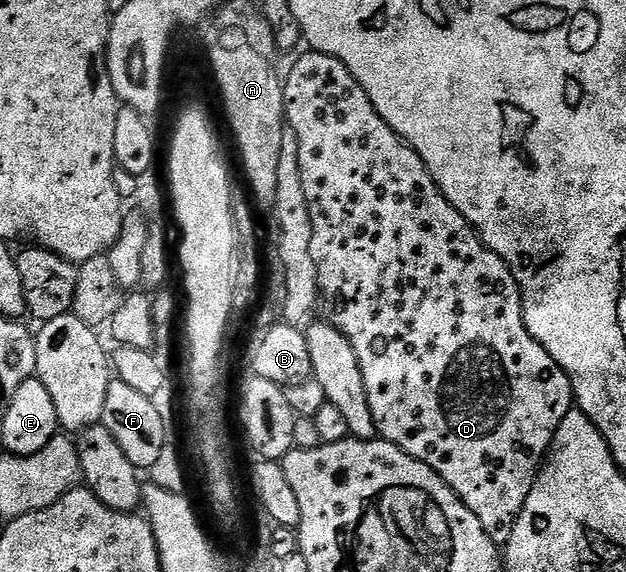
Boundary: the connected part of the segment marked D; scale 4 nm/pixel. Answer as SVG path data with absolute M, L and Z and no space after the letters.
M307 51L307 54L285 73L283 87L283 112L286 124L296 131L297 164L301 175L301 187L305 187L305 199L309 203L309 215L313 223L311 258L316 267L316 279L322 300L331 308L333 324L349 339L365 379L365 391L369 399L369 411L373 411L375 428L384 441L392 441L419 461L425 462L434 473L466 503L469 511L481 519L481 527L493 544L506 546L509 535L517 523L525 499L533 487L535 477L555 438L561 419L573 407L571 381L566 371L551 358L549 351L529 335L523 318L523 293L511 273L511 268L487 245L475 228L466 221L445 199L445 195L431 178L425 163L415 150L392 131L373 107L369 95L357 83L357 79L337 58L327 53Z

